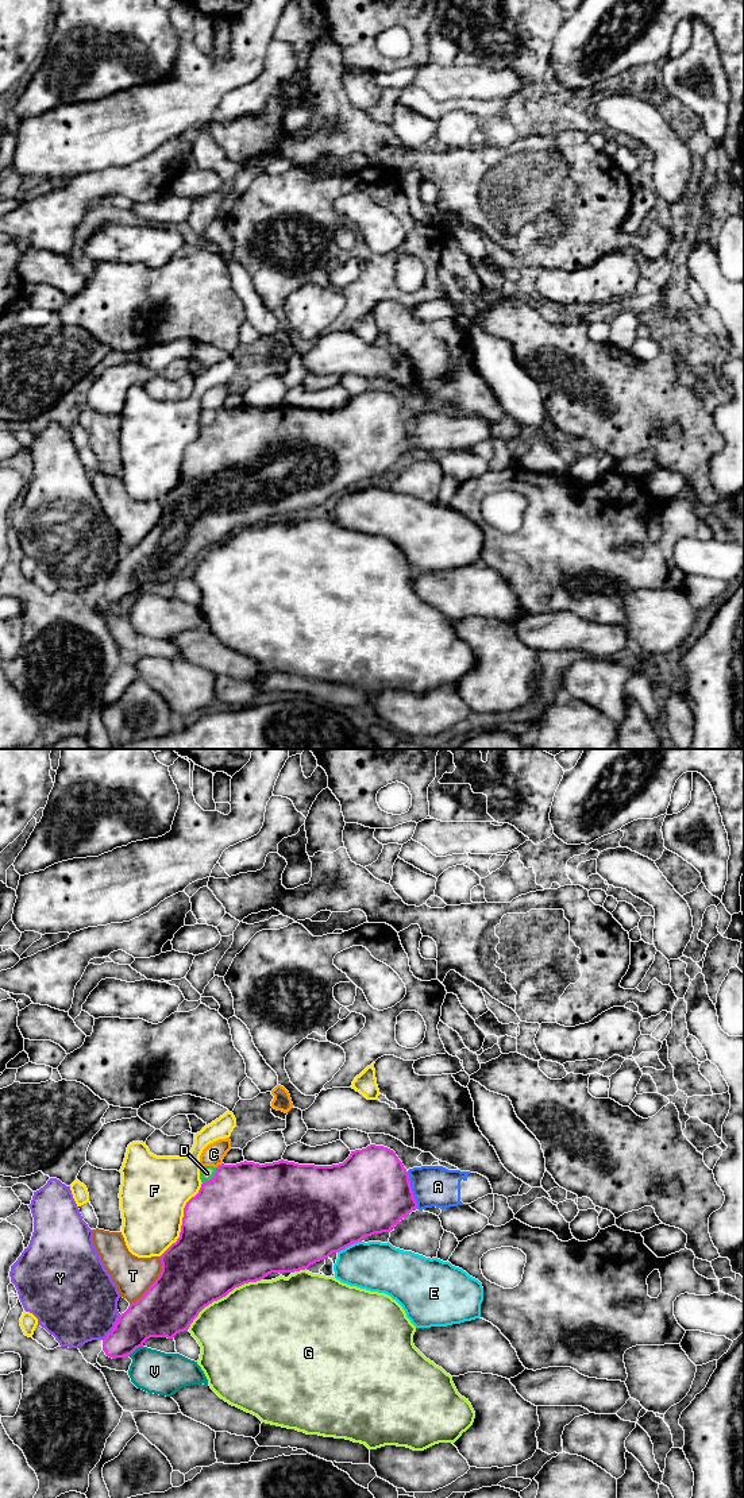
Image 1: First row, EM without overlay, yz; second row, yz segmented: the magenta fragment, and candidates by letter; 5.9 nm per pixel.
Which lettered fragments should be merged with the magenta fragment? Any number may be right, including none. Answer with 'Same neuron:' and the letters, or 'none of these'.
Same neuron: A

